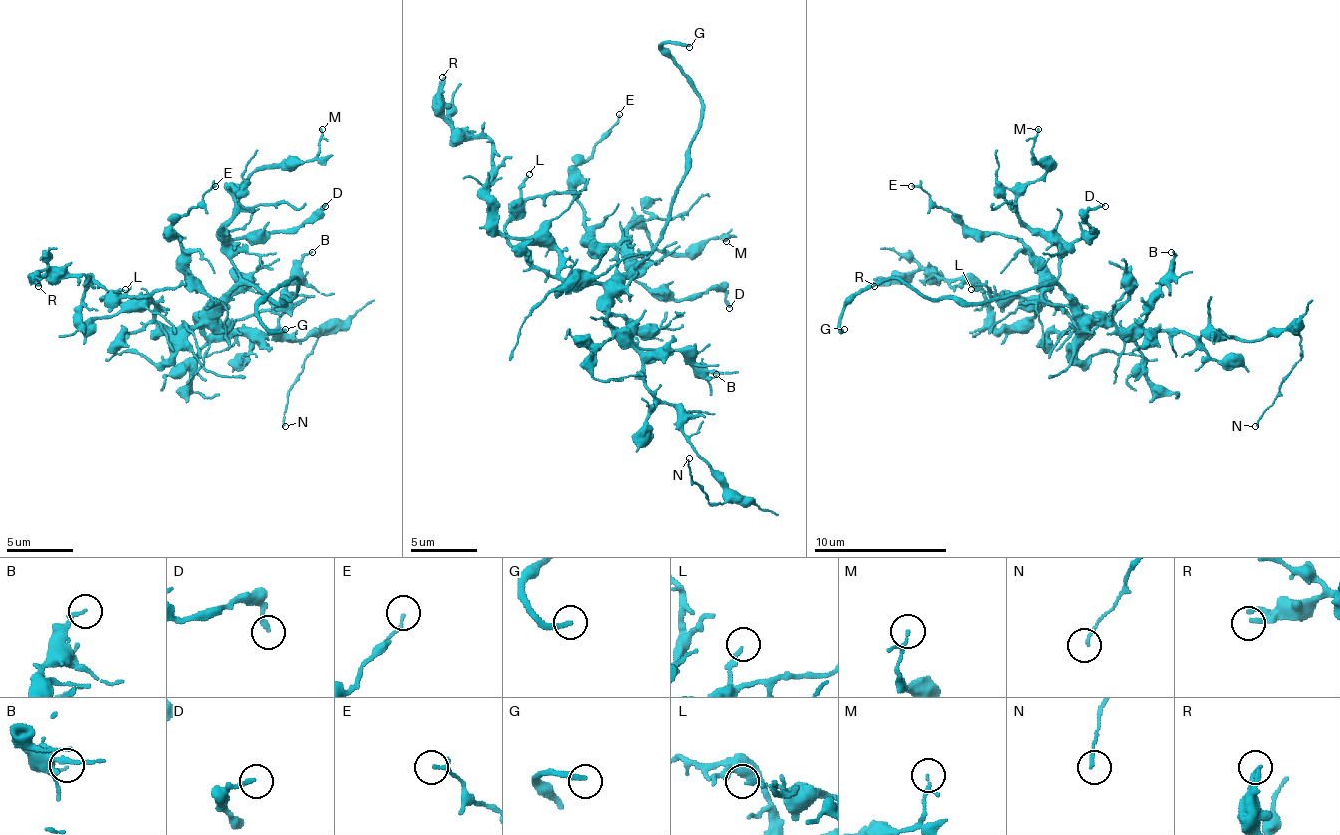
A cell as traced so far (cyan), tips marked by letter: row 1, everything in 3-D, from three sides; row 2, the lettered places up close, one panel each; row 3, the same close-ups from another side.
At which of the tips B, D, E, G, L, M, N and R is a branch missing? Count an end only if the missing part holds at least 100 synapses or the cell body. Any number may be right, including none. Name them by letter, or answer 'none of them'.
G

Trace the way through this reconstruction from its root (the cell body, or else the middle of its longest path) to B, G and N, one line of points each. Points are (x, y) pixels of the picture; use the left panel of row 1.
B: (201, 326), (208, 336), (221, 336), (238, 319), (268, 313), (292, 279), (295, 266), (312, 252)
G: (201, 326), (238, 286), (282, 303), (295, 296), (295, 279), (258, 306), (271, 329), (285, 329)
N: (201, 326), (208, 336), (271, 333), (285, 339), (302, 339), (318, 329), (315, 349), (288, 389), (285, 426)

